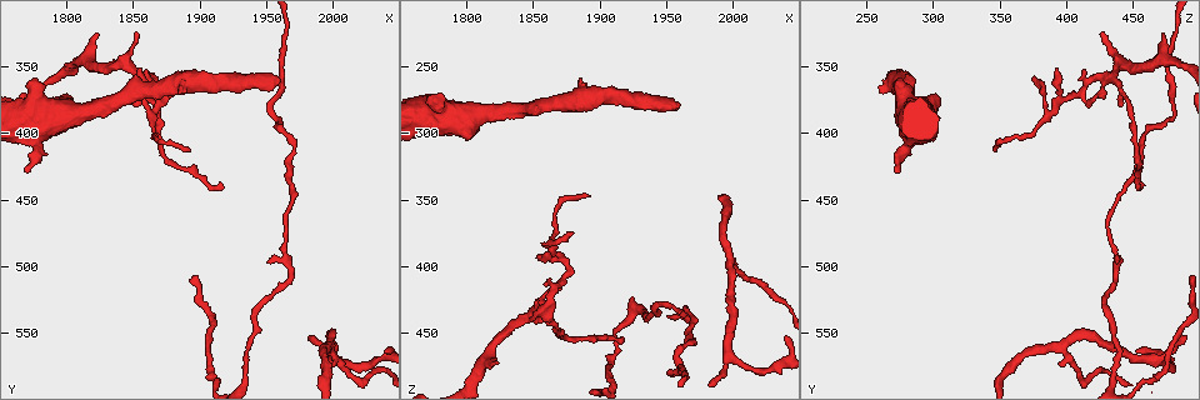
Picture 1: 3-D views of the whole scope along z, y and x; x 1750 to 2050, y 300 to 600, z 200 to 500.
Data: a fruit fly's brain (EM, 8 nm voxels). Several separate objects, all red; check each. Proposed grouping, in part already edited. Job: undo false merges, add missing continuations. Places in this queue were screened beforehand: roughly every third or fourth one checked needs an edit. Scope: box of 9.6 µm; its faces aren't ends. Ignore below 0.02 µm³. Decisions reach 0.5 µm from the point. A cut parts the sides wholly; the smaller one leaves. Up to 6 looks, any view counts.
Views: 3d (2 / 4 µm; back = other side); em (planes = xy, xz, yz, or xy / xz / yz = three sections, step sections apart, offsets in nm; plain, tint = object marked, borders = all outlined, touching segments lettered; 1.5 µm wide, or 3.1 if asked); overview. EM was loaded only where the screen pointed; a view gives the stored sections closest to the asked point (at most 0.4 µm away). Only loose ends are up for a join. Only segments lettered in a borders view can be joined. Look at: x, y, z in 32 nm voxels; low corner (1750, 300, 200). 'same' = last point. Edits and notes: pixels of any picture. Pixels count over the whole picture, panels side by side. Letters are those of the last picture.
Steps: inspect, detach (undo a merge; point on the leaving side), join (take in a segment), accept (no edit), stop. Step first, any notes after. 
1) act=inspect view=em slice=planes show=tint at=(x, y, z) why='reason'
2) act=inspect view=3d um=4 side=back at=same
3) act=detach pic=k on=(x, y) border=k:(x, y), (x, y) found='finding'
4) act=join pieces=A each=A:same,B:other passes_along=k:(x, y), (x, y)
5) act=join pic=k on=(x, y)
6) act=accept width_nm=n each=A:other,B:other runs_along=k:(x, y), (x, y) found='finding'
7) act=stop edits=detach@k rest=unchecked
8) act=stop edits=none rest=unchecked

act=inspect view=3d um=2 at=(1968, 510, 436) why='abrupt turn'

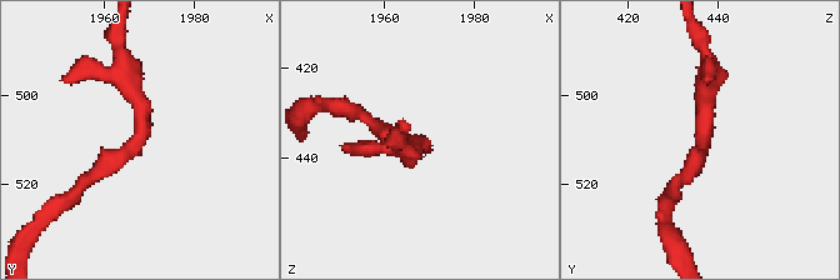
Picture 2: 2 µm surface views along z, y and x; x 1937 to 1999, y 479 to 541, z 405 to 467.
act=inspect view=em slice=planes show=borders at=(1968, 510, 436) why='shape alone is not enough'

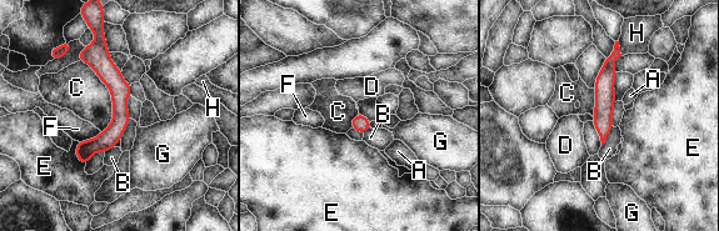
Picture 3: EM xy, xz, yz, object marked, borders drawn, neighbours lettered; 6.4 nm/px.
act=accept each=A:other,B:other,C:other,D:other,E:other,F:other,G:other,H:other runs_along=3:(105, 55), (119, 124), (84, 160) found='all the same neuron'

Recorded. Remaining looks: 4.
act=inspect view=em slice=yz step=4 show=tint at=(1956, 390, 480) why='abrupt turn'

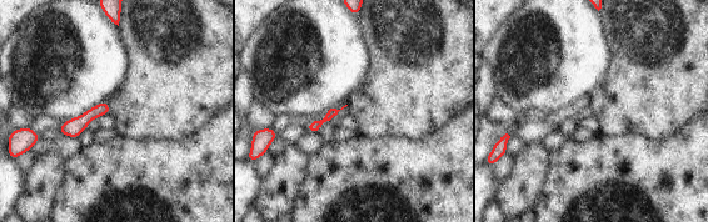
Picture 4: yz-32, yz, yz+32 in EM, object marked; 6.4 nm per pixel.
act=inspect view=em slice=planes show=tint at=same

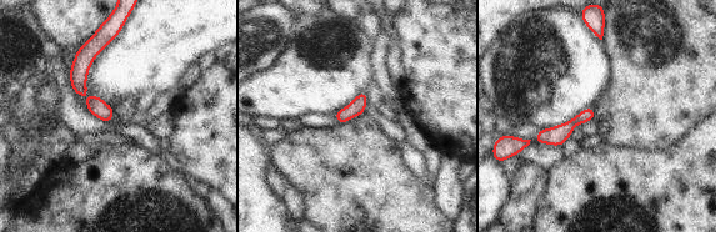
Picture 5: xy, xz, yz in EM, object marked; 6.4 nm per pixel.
act=inspect view=em slice=planes show=borders at=same

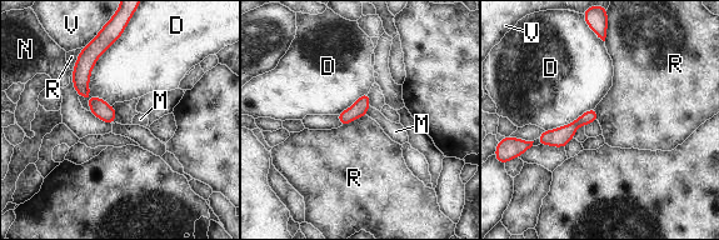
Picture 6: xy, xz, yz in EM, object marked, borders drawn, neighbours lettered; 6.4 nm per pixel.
act=accept width_nm=90 each=D:other,M:other,N:other,R:other,V:other runs_along=6:(96, 45), (83, 90), (110, 120) found='one neuron here'

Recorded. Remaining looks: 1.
act=inspect view=em slice=planes show=borders at=(1858, 350, 392) why='tapers out'

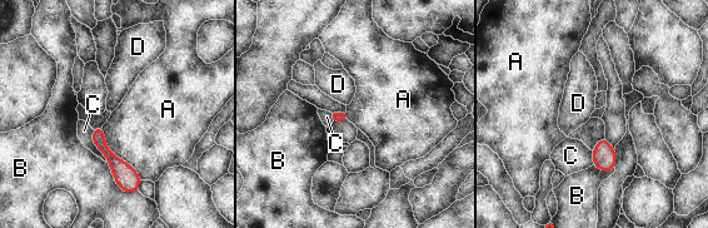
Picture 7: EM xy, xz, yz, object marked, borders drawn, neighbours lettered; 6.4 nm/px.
act=accept longest_contact=A:440nm each=A:other,B:other,C:other,D:other runs_along=7:(95, 132), (105, 152), (134, 186) found='none of them fits'

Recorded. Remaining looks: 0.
act=stop edits=none rest=unchecked

